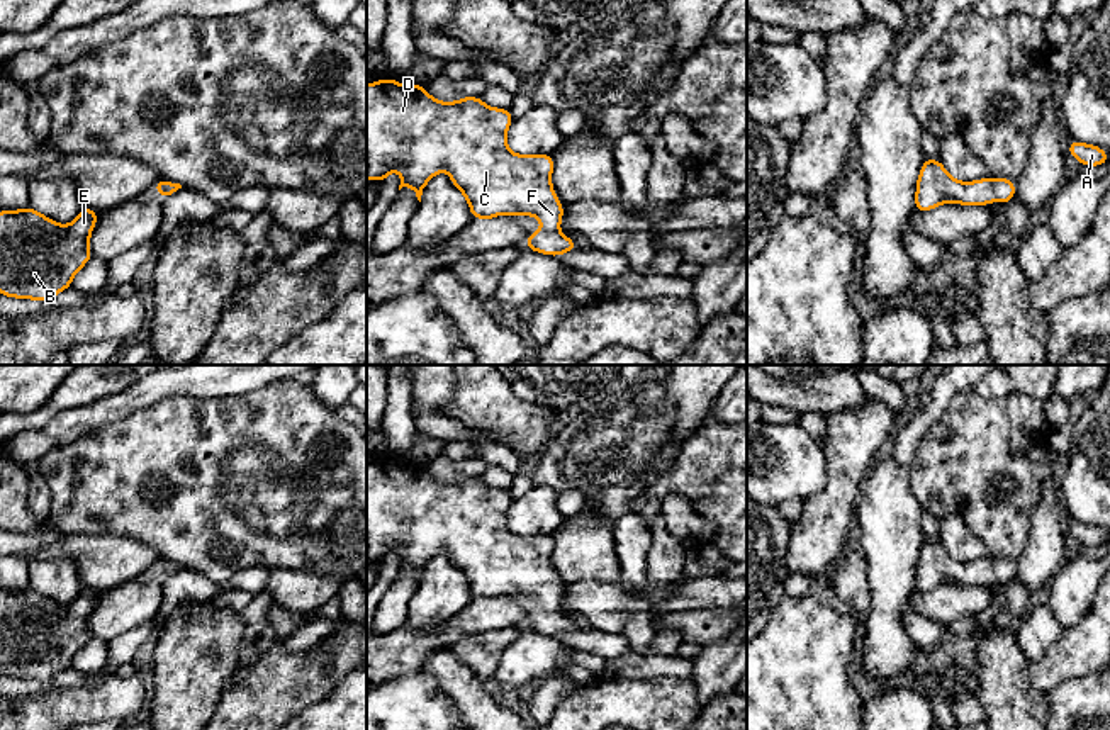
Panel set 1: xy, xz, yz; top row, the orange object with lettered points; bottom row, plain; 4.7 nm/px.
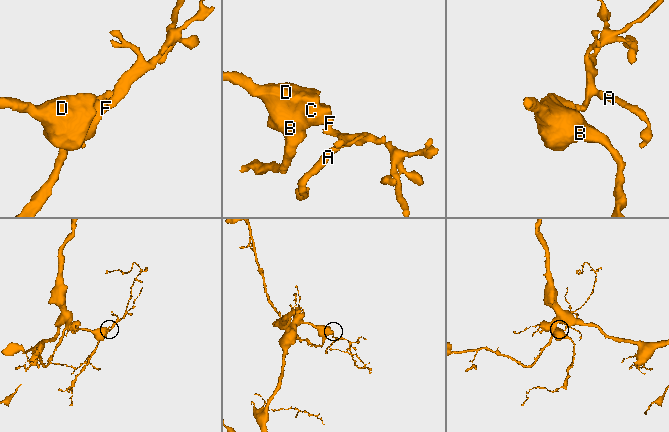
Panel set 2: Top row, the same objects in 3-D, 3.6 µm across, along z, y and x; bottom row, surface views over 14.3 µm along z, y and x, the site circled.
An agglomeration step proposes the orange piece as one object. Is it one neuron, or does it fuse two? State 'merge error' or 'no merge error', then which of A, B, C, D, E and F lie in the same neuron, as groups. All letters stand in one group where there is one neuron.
no merge error; groups A B C D E F

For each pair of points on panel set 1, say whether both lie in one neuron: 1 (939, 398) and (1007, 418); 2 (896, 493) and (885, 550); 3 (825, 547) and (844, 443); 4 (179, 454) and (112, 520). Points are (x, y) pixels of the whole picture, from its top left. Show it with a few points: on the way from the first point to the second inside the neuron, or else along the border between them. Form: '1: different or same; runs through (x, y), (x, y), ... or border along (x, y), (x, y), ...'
1: different; border along (971, 387), (963, 387), (925, 432)
2: same; runs through (890, 506), (890, 537)
3: same; runs through (829, 522), (840, 494), (840, 469)
4: same; runs through (162, 471), (129, 503)

